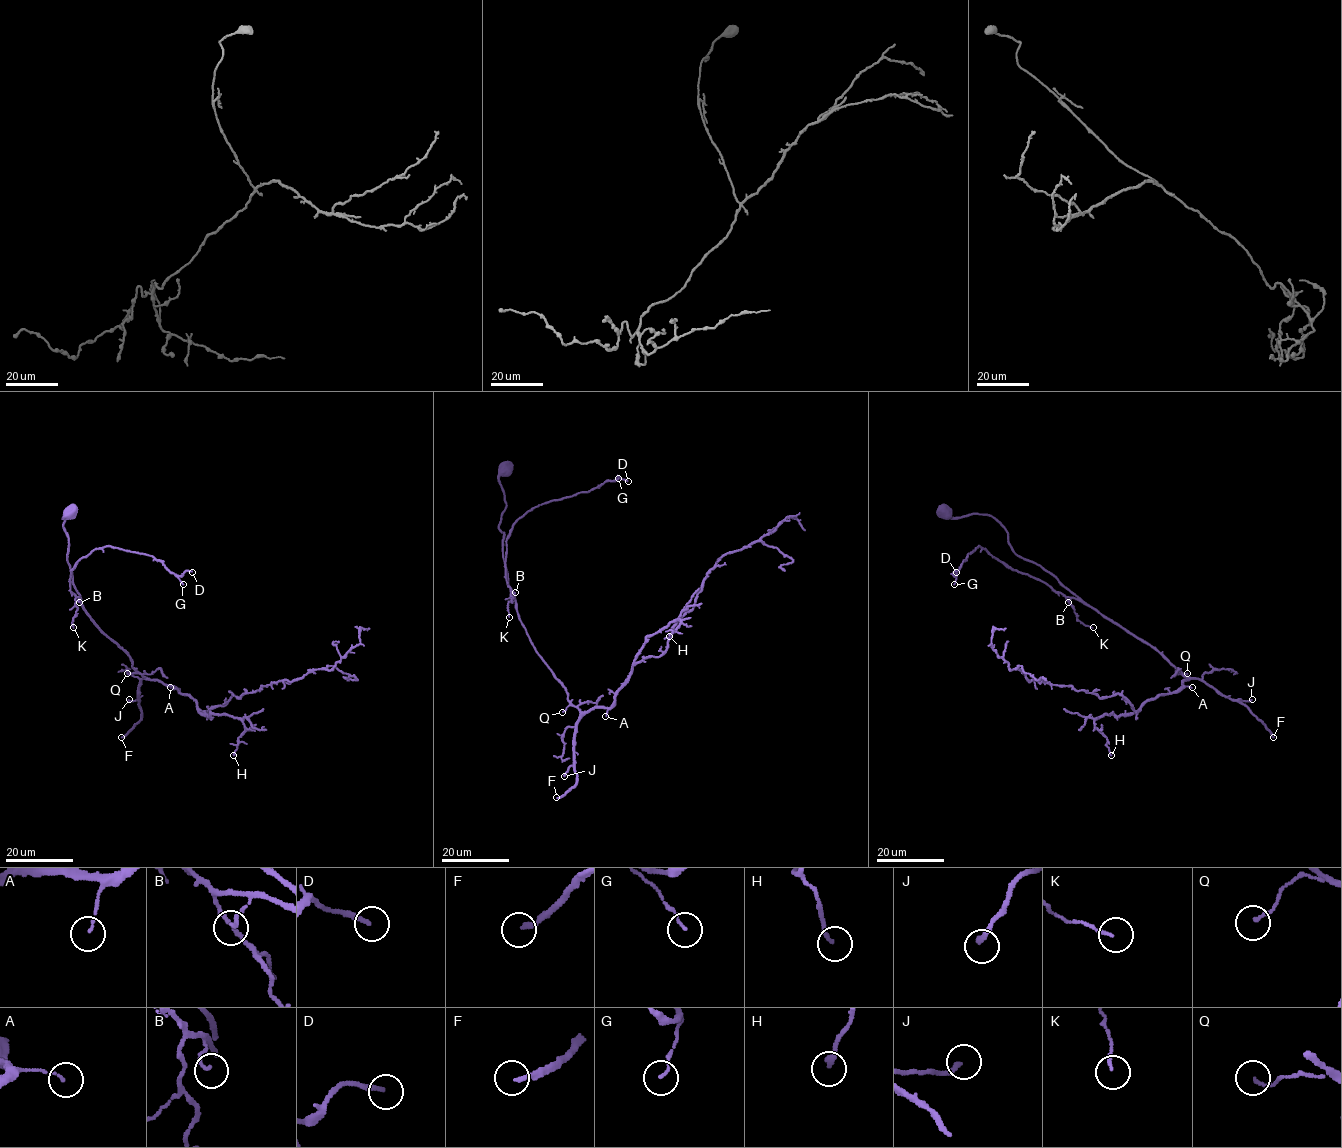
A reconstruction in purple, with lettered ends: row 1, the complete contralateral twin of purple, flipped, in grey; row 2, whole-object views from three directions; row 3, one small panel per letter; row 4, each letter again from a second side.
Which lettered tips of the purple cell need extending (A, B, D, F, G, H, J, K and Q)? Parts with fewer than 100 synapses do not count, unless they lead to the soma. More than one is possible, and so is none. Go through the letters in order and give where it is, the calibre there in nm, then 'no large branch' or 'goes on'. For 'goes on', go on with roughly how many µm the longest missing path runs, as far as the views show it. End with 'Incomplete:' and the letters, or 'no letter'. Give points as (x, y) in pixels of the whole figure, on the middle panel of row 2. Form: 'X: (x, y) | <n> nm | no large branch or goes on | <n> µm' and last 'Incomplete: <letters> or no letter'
A: (605, 716) | 90 nm | no large branch
B: (515, 592) | 130 nm | no large branch
D: (628, 481) | 190 nm | no large branch
F: (556, 797) | 180 nm | goes on | 130 µm
G: (618, 478) | 110 nm | no large branch
H: (669, 636) | 170 nm | no large branch
J: (564, 776) | 200 nm | no large branch
K: (509, 617) | 110 nm | no large branch
Q: (562, 712) | 130 nm | no large branch
Incomplete: F

